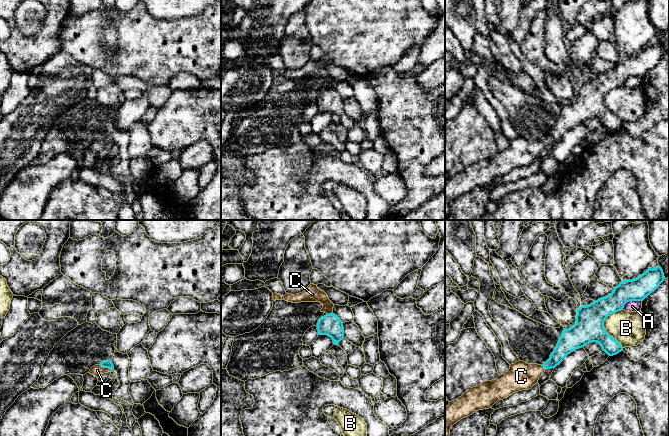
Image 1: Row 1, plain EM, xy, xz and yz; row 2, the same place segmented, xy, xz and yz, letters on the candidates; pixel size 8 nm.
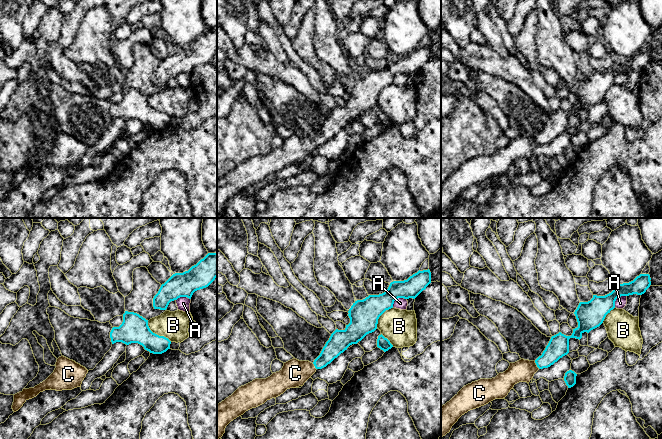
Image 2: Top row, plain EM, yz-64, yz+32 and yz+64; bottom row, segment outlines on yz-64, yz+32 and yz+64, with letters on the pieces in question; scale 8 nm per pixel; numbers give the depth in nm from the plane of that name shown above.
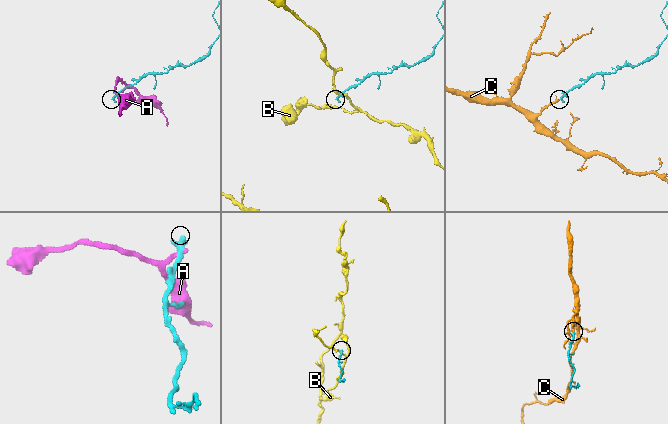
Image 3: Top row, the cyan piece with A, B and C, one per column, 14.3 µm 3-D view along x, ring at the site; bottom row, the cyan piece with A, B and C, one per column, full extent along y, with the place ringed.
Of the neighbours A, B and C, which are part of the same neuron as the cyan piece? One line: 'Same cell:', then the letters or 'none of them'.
Same cell: C

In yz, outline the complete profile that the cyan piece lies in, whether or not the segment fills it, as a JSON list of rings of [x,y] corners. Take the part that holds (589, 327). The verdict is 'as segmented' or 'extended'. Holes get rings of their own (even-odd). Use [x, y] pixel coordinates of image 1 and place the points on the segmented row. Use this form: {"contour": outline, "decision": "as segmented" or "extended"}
{"contour": [[[658,265],[656,268],[649,268],[645,273],[632,280],[622,281],[614,287],[613,292],[587,306],[581,306],[577,310],[576,324],[569,329],[564,329],[559,341],[551,353],[550,358],[543,364],[527,364],[524,361],[518,361],[510,365],[510,369],[505,374],[499,375],[495,380],[486,381],[480,385],[466,391],[458,399],[451,401],[445,408],[445,436],[450,436],[451,427],[461,419],[472,415],[475,411],[491,408],[497,401],[509,397],[515,392],[531,389],[547,369],[555,368],[563,359],[589,343],[597,342],[609,356],[613,356],[623,351],[622,345],[610,336],[605,328],[604,321],[611,314],[621,311],[624,305],[629,301],[643,301],[648,295],[654,292],[664,281],[664,273]]], "decision": "extended"}

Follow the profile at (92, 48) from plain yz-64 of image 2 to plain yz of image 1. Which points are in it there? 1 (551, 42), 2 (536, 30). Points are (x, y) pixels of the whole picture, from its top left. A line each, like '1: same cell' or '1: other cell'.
1: other cell
2: same cell

